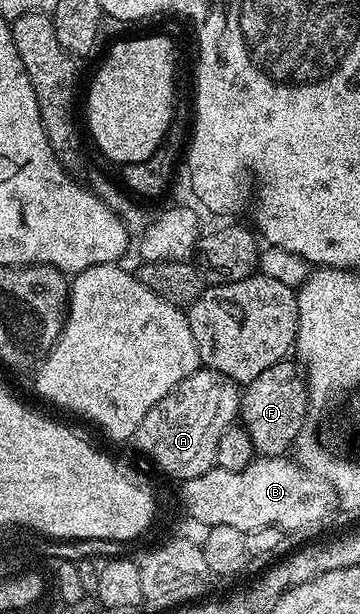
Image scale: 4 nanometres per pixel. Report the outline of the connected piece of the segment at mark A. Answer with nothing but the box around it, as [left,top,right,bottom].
[133,370,241,480]

